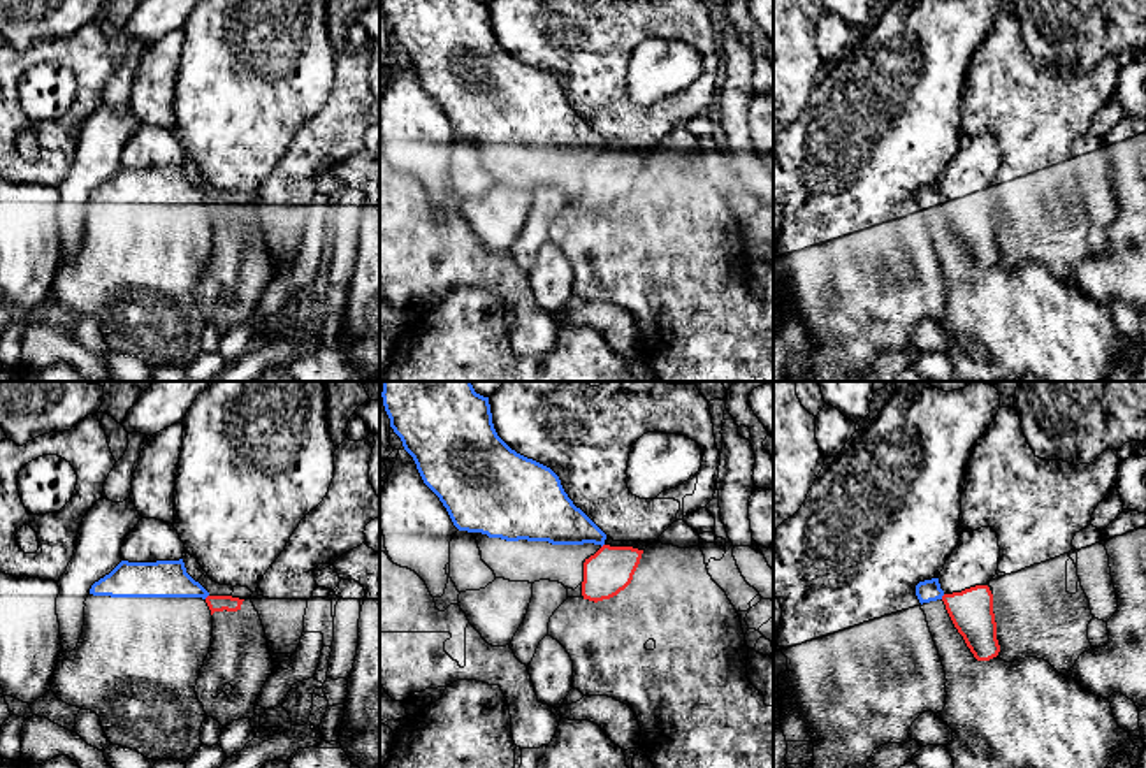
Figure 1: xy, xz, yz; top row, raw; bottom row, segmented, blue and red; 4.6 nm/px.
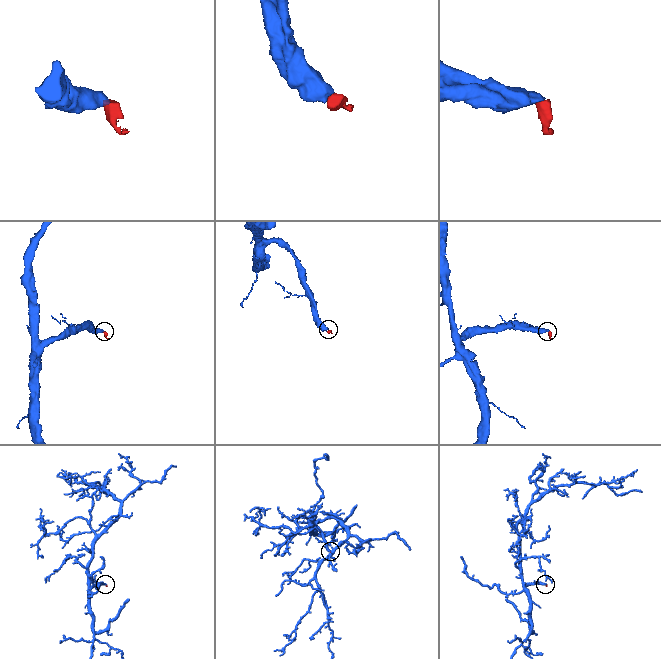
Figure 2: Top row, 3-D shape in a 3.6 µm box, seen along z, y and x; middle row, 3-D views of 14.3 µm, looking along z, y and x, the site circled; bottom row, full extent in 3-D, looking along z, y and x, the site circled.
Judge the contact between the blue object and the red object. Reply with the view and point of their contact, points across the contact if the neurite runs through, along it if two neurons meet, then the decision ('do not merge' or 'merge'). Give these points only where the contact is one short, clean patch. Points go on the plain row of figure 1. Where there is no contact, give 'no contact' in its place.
contact yz (942, 201); border yz (944, 201), (941, 204); do not merge

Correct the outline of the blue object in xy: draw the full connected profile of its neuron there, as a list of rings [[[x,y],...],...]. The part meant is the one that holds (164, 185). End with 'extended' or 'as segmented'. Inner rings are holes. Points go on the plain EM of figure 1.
[[[183,165],[121,167],[91,192],[83,241],[72,258],[62,257],[51,297],[70,313],[95,318],[112,351],[153,367],[186,369],[202,353],[200,334],[207,323],[195,299],[213,244],[207,202],[186,179]]]; extended

